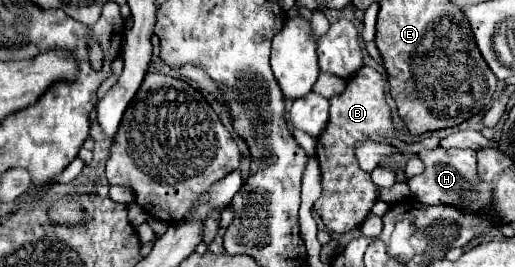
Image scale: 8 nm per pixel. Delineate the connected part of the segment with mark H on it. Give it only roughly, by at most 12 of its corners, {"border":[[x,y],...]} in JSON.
{"border":[[420,150],[408,186],[422,204],[486,212],[474,150]]}

